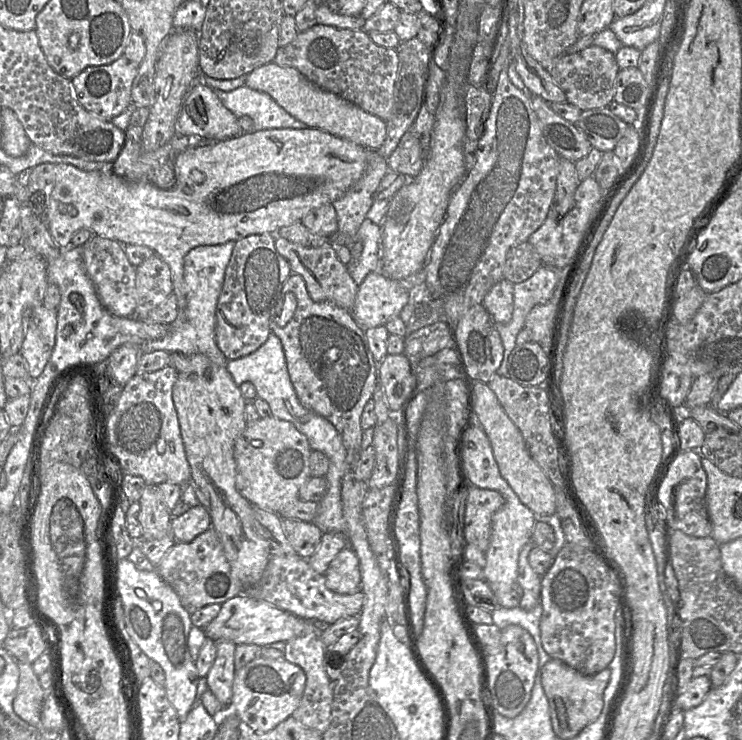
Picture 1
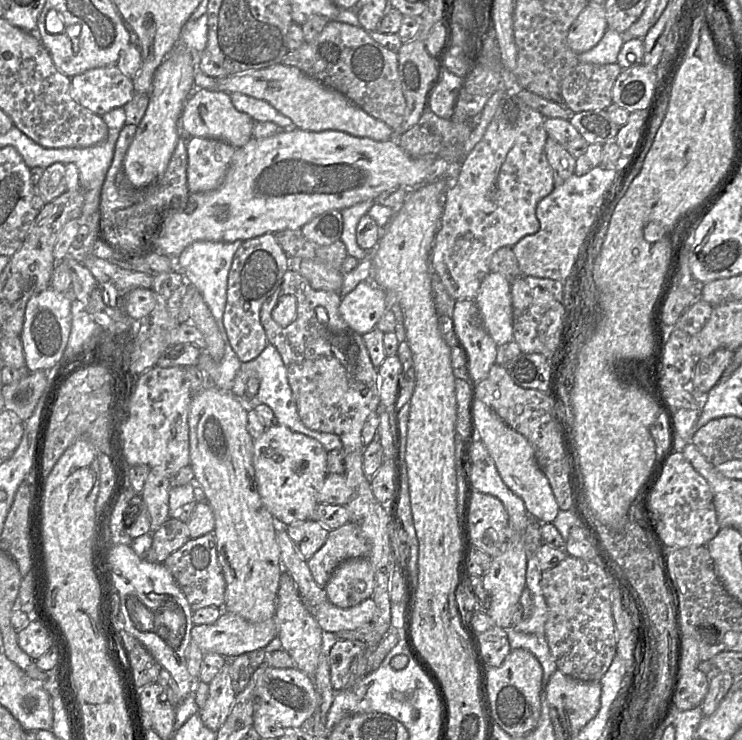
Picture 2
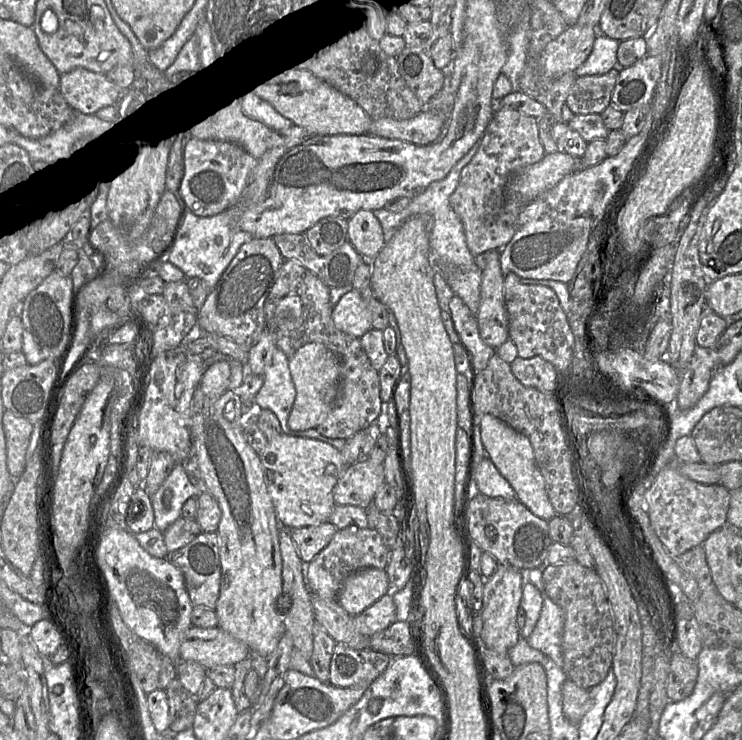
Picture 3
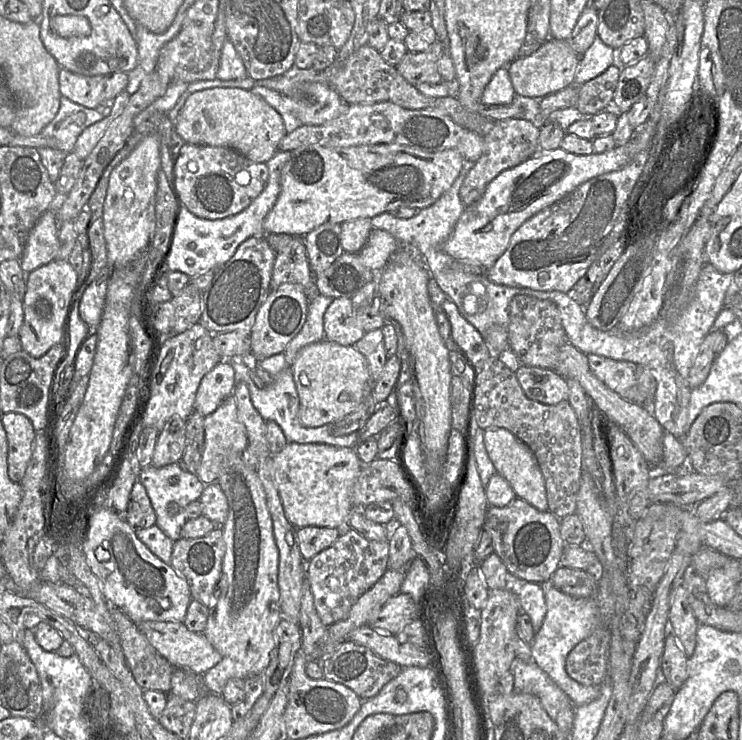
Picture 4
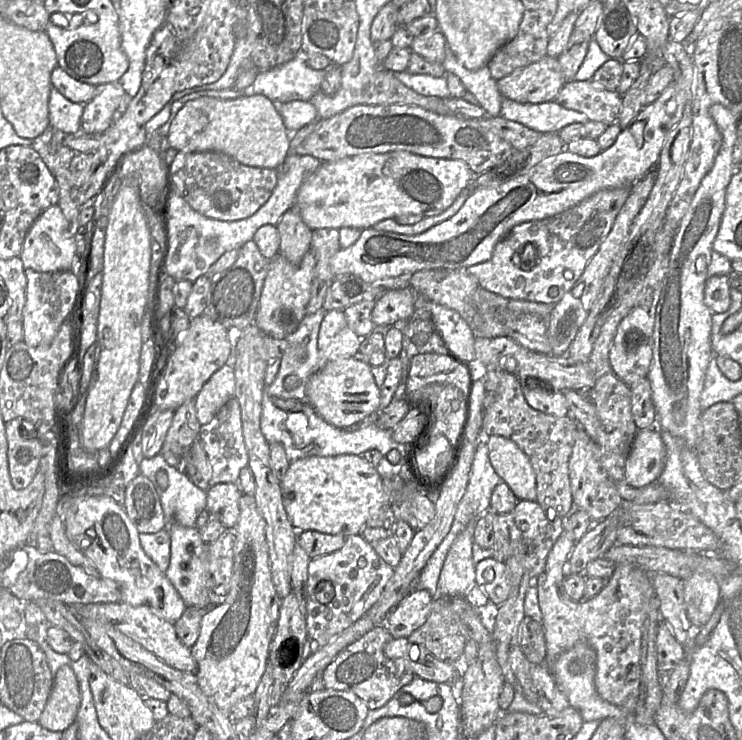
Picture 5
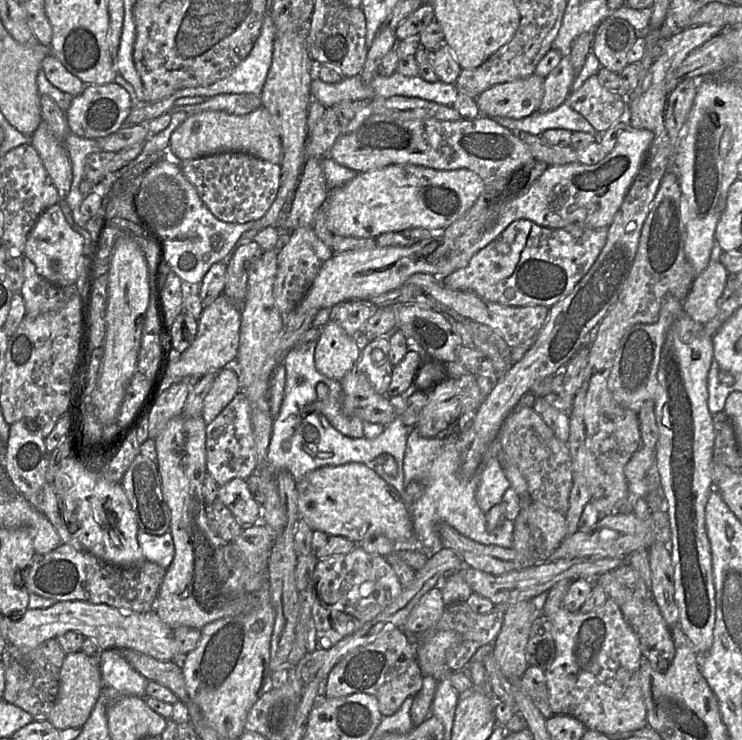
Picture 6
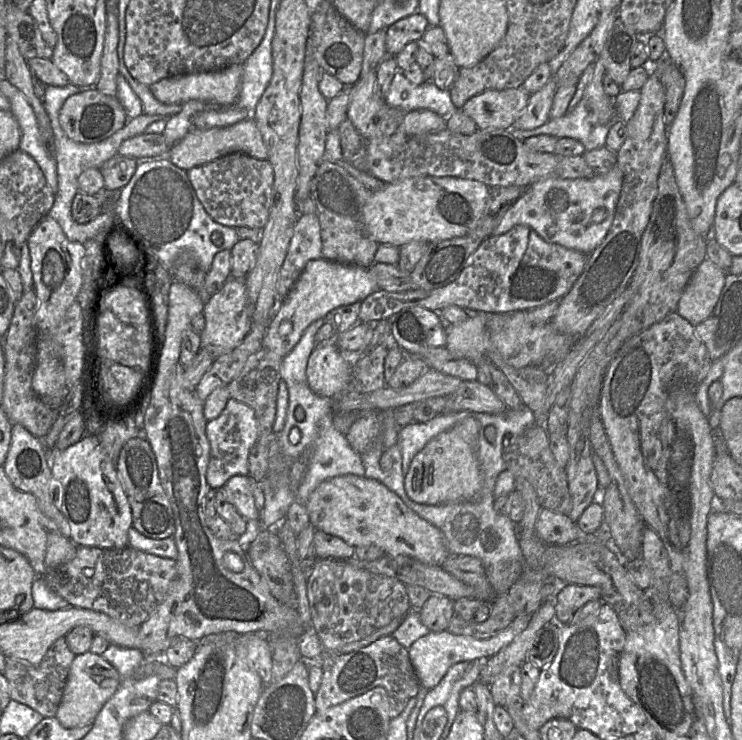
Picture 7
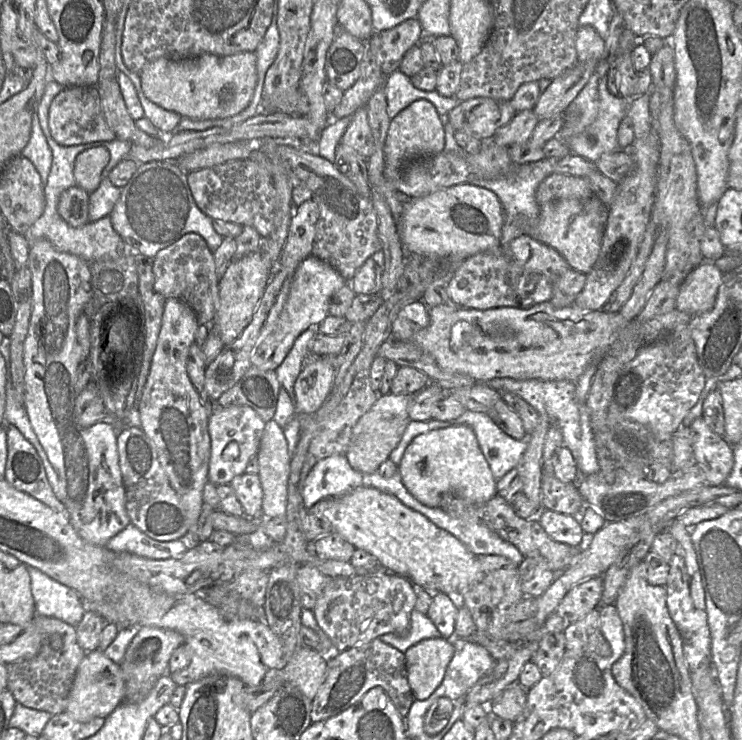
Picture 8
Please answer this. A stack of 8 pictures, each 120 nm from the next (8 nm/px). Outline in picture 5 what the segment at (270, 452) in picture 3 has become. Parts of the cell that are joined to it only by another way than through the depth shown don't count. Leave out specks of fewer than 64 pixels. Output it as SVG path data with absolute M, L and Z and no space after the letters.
M360 455L308 456L292 461L280 481L280 489L285 511L297 531L315 530L346 538L361 533L372 515L376 515L383 508L391 508L382 477Z

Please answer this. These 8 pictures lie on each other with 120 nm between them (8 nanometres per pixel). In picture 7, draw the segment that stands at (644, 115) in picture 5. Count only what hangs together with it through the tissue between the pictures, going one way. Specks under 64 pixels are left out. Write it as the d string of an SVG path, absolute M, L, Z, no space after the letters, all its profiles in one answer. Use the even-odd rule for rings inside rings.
M618 165L592 178L543 177L525 188L520 198L503 214L491 235L508 232L516 225L533 229L546 242L590 254L607 235L615 215L623 183ZM323 258L309 261L294 286L270 319L262 346L284 358L298 343L305 329L315 320L342 305L361 302L378 290L370 267L363 268Z

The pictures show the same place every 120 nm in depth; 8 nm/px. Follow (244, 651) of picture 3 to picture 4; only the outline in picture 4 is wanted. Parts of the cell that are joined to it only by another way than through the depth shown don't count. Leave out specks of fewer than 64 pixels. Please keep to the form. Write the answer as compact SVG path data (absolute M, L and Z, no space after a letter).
M143 621L135 624L150 644L175 668L202 676L221 661L221 655L203 633L192 632L181 622Z

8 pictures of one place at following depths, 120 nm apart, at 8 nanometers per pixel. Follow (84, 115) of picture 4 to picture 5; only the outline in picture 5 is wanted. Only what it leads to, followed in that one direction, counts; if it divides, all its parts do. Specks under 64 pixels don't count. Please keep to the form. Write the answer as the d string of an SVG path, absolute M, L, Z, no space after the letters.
M54 86L49 95L49 124L65 134L81 134L84 104L74 103L59 93Z

